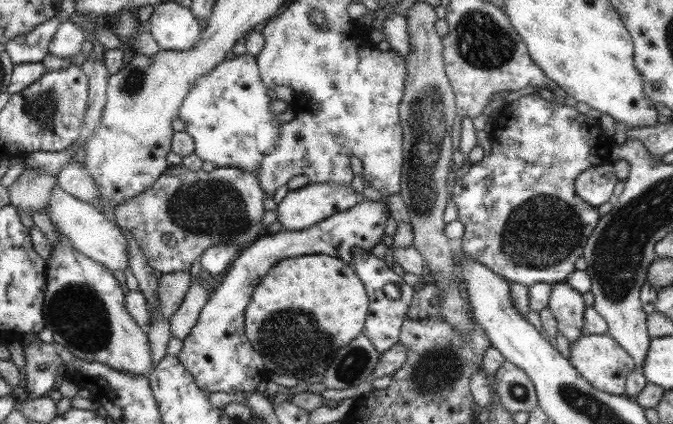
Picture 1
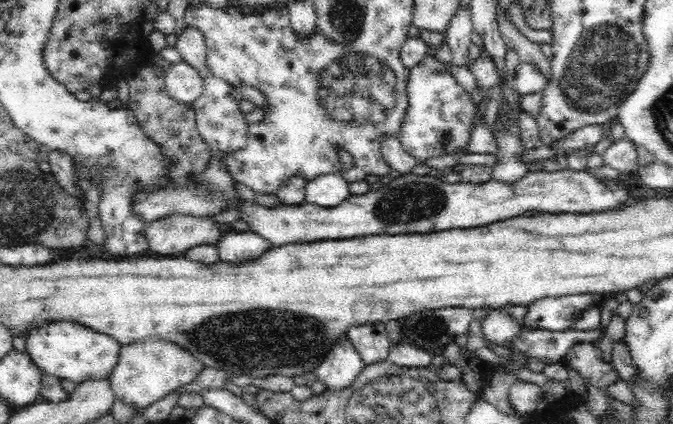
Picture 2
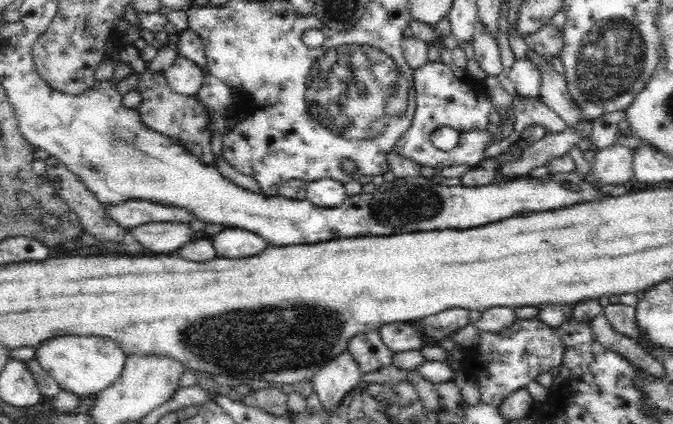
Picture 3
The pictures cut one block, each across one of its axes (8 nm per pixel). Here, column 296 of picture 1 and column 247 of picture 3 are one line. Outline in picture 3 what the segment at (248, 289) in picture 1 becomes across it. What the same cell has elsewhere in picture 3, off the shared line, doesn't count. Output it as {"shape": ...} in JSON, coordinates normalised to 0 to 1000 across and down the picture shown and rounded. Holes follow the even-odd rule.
{"shape":[[[333,538],[311,564],[321,606],[340,611],[380,604],[401,578],[385,552],[363,540]]]}

